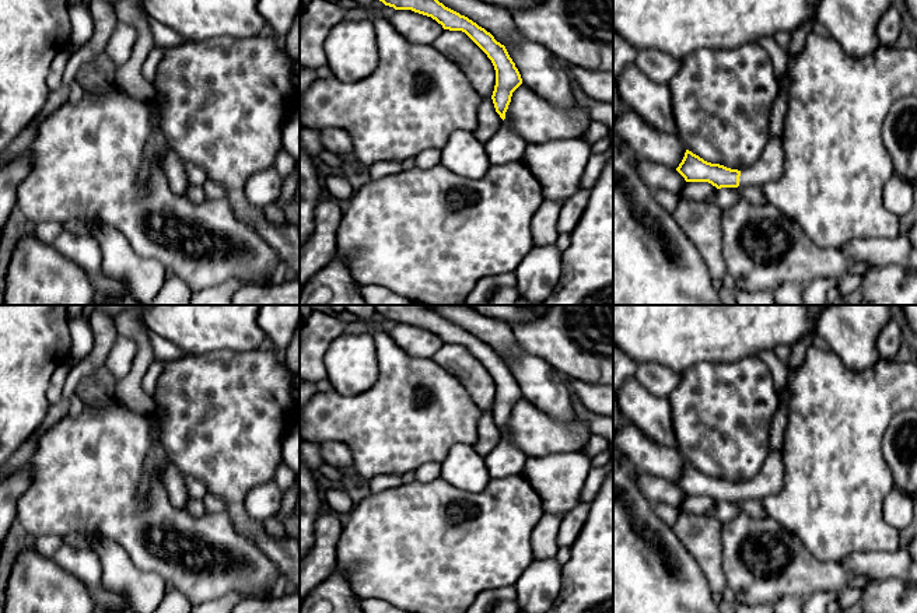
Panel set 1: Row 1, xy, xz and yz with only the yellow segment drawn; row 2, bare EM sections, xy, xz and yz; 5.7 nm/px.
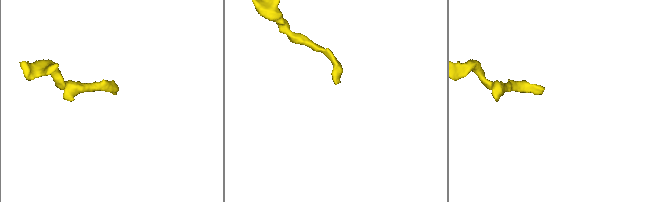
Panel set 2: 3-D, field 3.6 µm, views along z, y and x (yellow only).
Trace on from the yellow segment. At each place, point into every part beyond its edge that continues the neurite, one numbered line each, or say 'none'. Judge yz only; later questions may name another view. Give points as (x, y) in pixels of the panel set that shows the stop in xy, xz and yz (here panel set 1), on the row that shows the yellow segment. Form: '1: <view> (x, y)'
1: yz (769, 168)

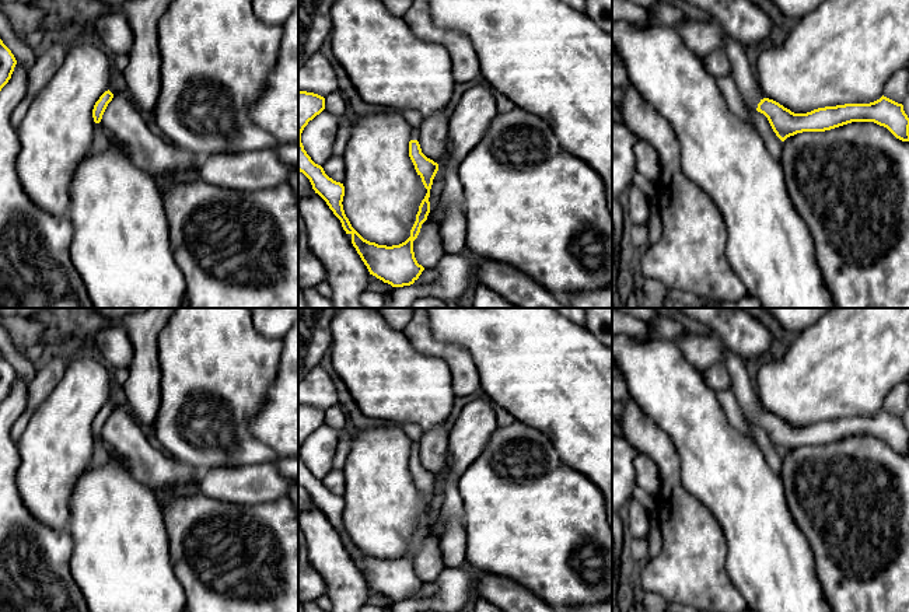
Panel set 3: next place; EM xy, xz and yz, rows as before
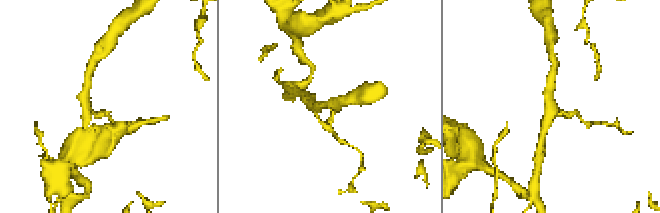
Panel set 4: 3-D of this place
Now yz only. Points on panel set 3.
1: yz (699, 37)

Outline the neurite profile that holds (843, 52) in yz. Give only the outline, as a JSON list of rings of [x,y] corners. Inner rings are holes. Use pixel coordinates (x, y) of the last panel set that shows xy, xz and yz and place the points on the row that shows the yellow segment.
[[[824,0],[814,11],[804,15],[800,21],[793,22],[787,39],[777,46],[768,45],[762,53],[758,57],[758,76],[756,76],[756,84],[765,98],[773,99],[783,105],[784,108],[790,109],[794,113],[807,113],[818,108],[825,106],[836,106],[836,105],[845,105],[845,104],[870,104],[882,97],[884,87],[888,83],[888,80],[901,69],[905,67],[905,64],[909,62],[909,0]]]

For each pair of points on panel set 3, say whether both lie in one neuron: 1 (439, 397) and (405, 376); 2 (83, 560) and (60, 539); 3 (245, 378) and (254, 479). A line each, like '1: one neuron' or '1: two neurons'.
1: one neuron
2: two neurons
3: two neurons

